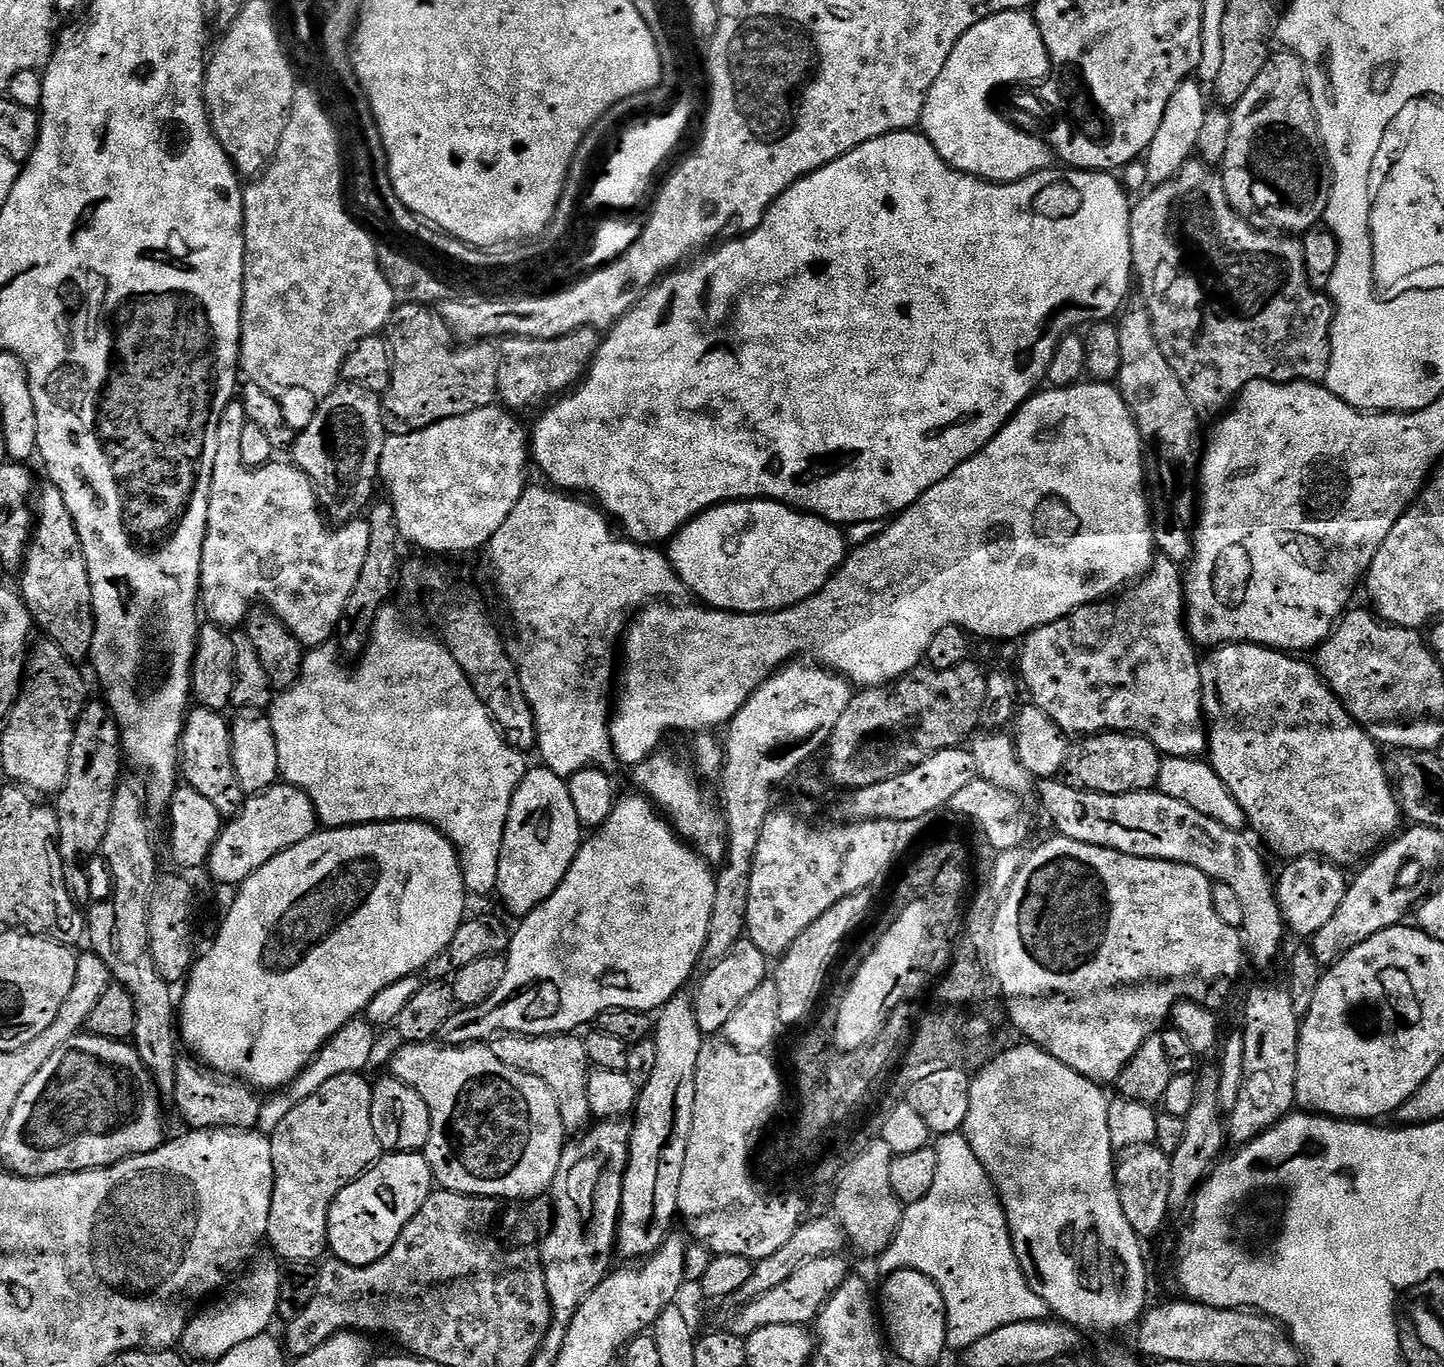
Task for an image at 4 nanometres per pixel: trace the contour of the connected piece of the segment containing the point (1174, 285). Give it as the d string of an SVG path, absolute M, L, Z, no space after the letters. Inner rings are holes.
M1199 158L1187 160L1174 178L1155 185L1140 199L1135 201L1130 222L1132 271L1145 296L1154 338L1158 338L1166 362L1170 362L1170 370L1174 370L1178 382L1186 386L1186 394L1190 394L1190 402L1200 417L1216 418L1229 411L1240 391L1255 380L1269 380L1275 384L1289 384L1295 380L1311 384L1327 381L1334 309L1331 299L1308 280L1304 245L1295 235L1259 232L1257 228L1251 228L1230 206L1223 175ZM1168 239L1176 244L1188 243L1212 267L1213 273L1202 273L1200 280L1208 288L1216 284L1216 292L1224 296L1224 304L1195 300L1191 286L1180 285L1184 280L1182 273L1160 272L1160 243Z

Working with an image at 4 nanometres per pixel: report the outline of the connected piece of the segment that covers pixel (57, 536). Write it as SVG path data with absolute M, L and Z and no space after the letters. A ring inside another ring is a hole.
M47 487L38 492L38 519L22 562L24 577L20 580L18 592L32 615L35 627L39 631L41 628L43 635L54 641L72 663L82 664L91 657L96 634L90 570L76 523L66 506L66 498L62 498L56 487Z

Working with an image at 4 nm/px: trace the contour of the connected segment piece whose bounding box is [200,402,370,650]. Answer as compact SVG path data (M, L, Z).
M243 403L228 404L218 430L218 458L214 460L208 530L202 548L202 612L213 625L236 630L247 621L254 606L260 605L274 613L305 649L318 648L337 635L344 619L346 602L350 602L350 594L354 594L354 586L358 586L358 574L362 574L362 566L366 566L370 526L367 519L357 518L341 523L331 532L316 487L295 463L269 462L259 468L249 468L242 458L240 445L245 423Z

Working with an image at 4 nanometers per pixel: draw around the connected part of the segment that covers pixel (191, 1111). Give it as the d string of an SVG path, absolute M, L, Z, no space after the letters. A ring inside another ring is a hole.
M184 1054L176 1062L176 1094L174 1103L182 1119L192 1130L226 1128L229 1130L256 1130L262 1114L261 1097L243 1080L216 1072L191 1054Z

